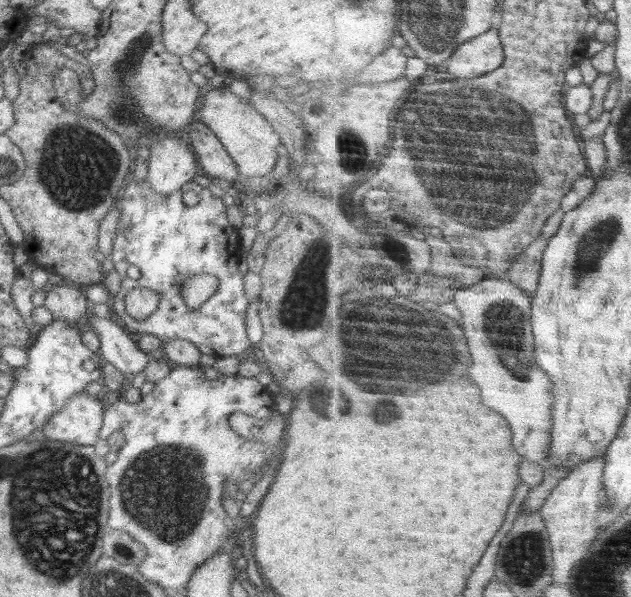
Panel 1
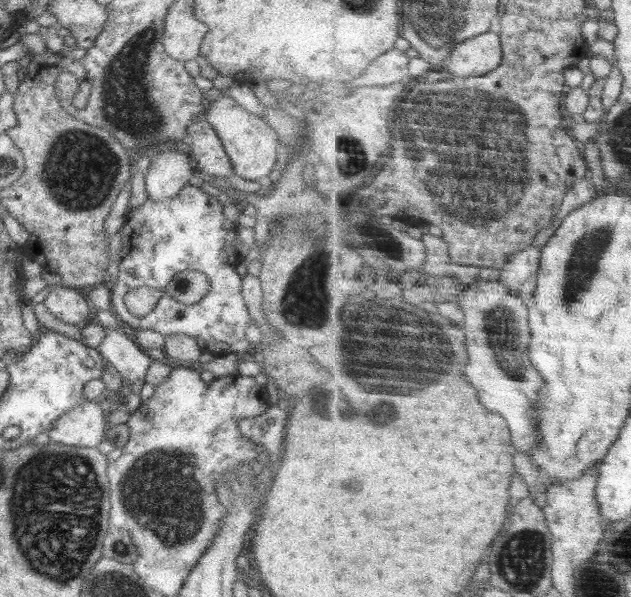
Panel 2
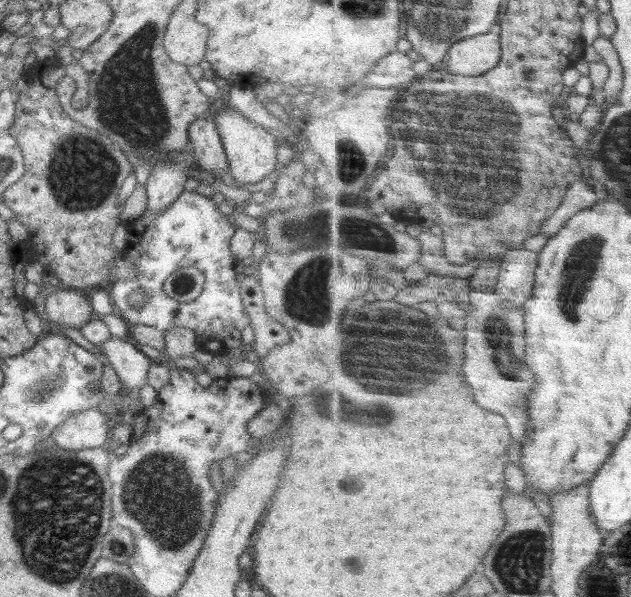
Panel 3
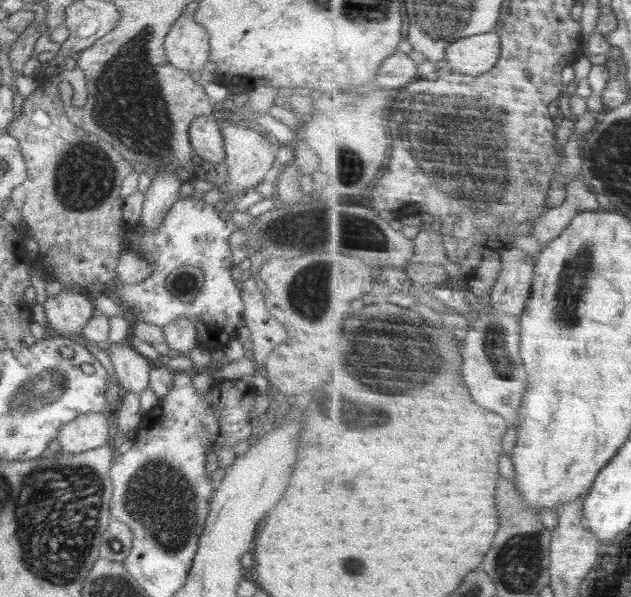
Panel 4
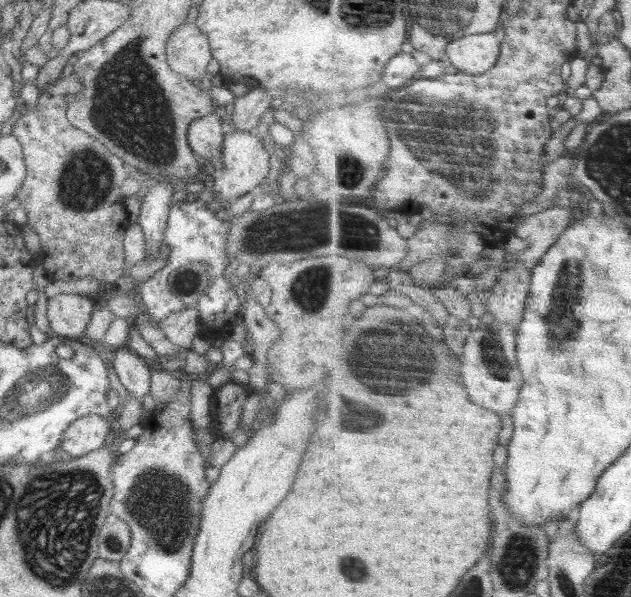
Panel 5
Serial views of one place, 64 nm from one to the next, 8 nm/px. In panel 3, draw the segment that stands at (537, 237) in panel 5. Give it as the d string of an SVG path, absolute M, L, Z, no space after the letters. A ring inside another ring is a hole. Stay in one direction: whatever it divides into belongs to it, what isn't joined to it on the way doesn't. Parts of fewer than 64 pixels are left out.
M586 179L577 181L568 190L568 197L564 200L564 205L561 205L552 219L542 227L541 234L547 235L550 239L555 238L562 229L568 226L568 222L576 217L578 212L582 212L586 208L592 208L600 202L596 190Z

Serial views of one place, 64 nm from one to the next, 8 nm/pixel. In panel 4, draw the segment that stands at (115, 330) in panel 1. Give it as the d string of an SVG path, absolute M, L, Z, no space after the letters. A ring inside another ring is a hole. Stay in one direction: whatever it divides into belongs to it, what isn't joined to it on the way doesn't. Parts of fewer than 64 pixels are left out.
M129 342L107 343L104 349L109 353L117 380L123 391L141 394L148 388L150 360L140 355Z

